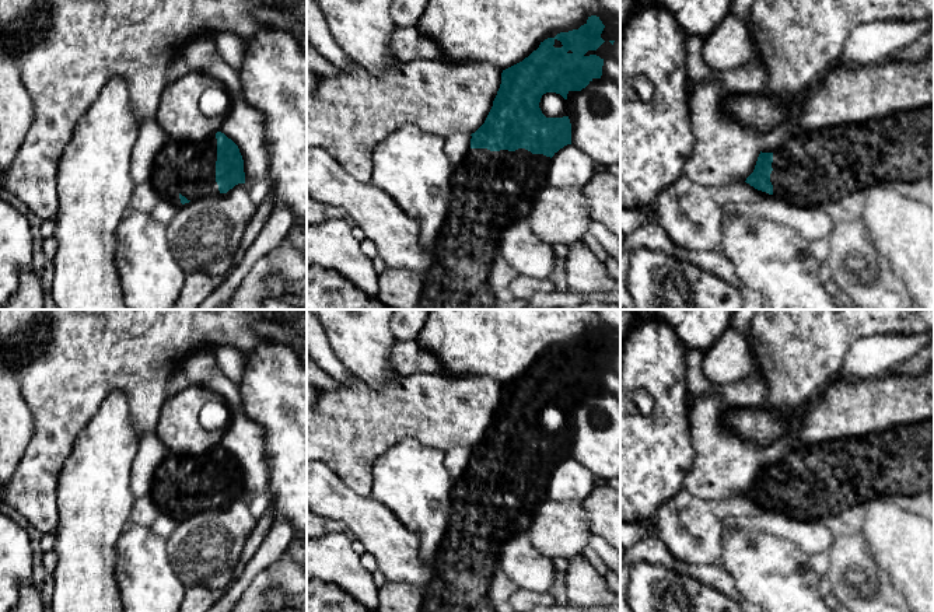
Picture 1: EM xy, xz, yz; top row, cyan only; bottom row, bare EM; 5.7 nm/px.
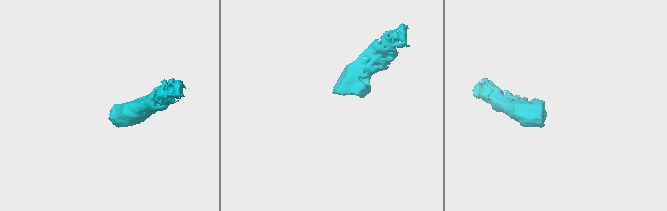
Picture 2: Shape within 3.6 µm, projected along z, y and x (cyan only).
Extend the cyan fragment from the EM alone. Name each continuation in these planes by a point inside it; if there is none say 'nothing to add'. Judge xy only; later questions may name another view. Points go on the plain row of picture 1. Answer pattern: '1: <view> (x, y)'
1: xy (182, 481)

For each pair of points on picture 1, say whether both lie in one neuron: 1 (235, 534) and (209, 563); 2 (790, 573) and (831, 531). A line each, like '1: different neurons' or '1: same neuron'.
1: same neuron
2: different neurons

